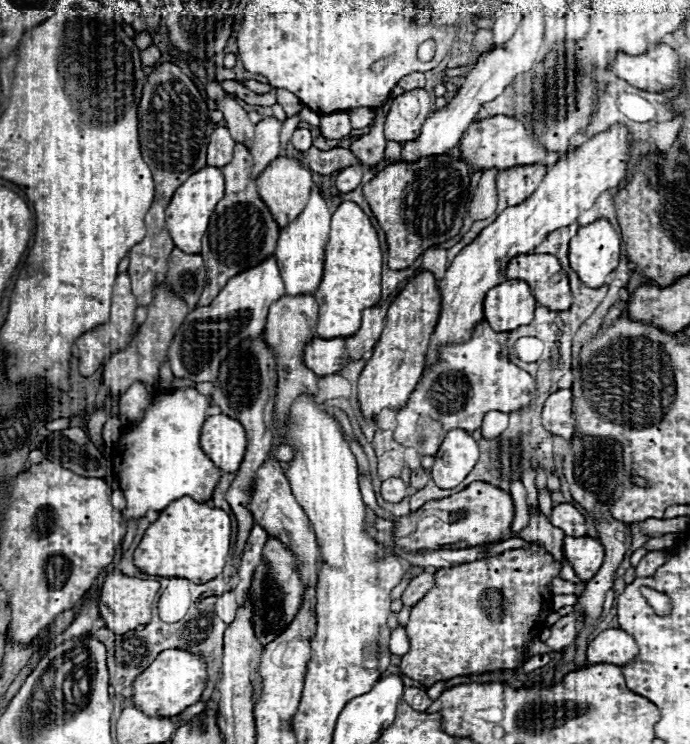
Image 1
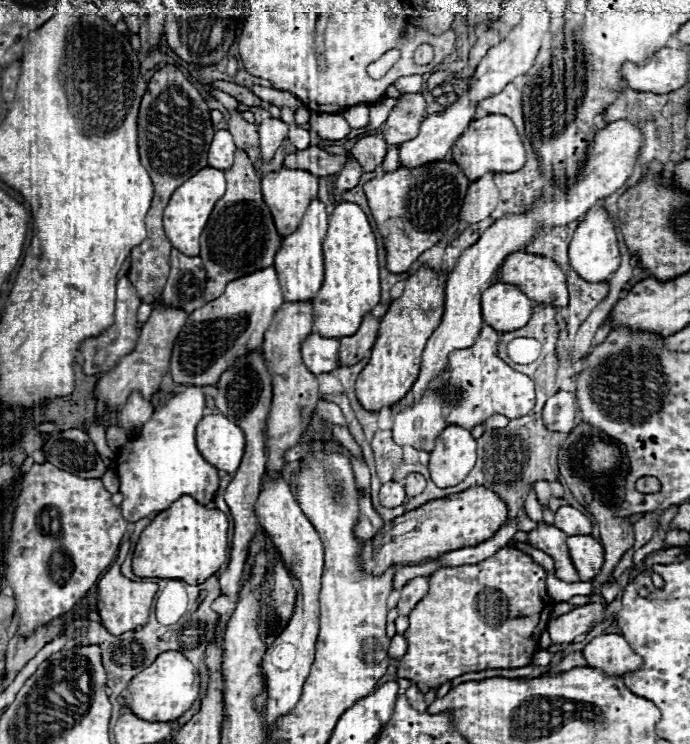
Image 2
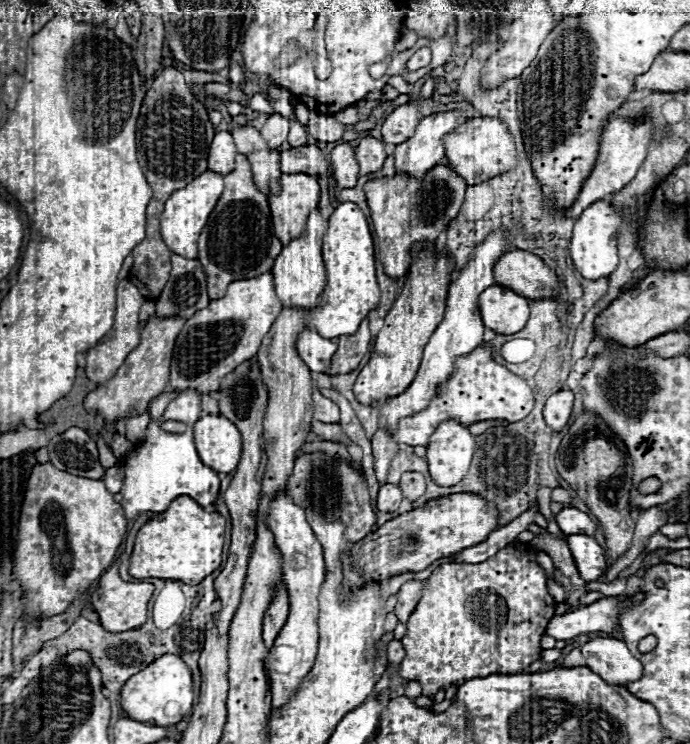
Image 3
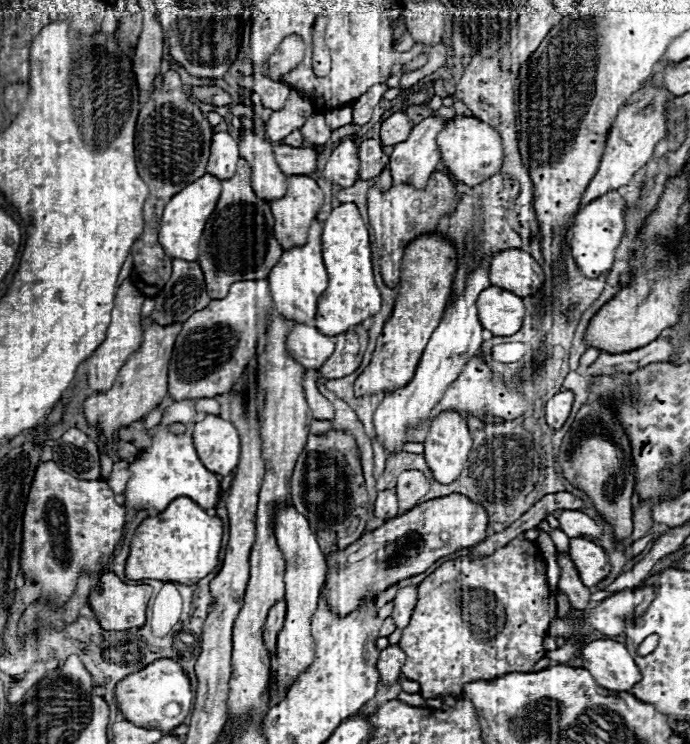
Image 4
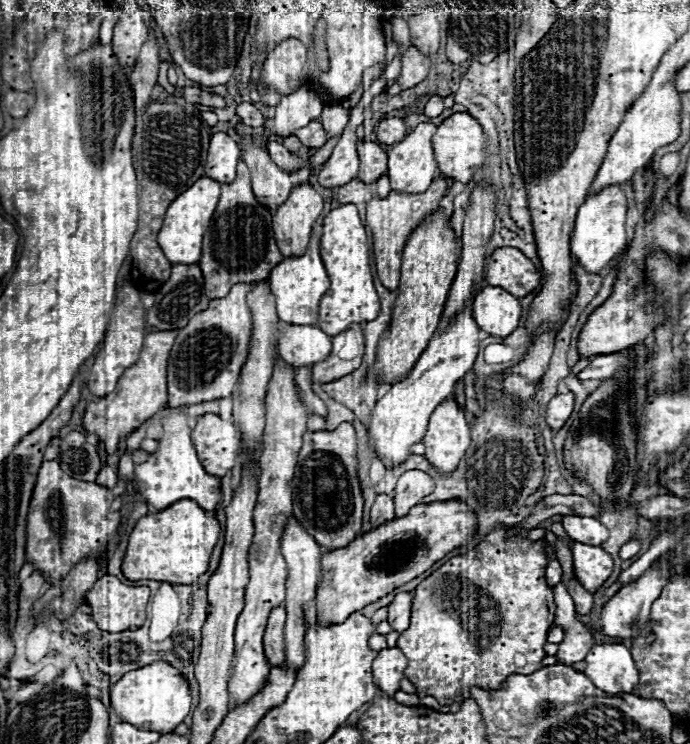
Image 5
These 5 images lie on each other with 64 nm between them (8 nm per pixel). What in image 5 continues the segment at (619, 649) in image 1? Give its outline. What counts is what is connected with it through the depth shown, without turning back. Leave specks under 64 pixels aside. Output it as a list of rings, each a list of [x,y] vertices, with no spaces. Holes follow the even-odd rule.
[[[594,644],[584,662],[586,676],[590,676],[596,688],[608,694],[632,692],[638,684],[638,670],[630,650],[622,644]]]

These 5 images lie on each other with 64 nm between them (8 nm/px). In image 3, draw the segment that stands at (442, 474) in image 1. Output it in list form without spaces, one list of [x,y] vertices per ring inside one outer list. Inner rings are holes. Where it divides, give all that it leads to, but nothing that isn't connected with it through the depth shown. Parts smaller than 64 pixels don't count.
[[[446,420],[430,436],[426,450],[432,480],[438,486],[454,486],[466,476],[476,444],[466,426]]]

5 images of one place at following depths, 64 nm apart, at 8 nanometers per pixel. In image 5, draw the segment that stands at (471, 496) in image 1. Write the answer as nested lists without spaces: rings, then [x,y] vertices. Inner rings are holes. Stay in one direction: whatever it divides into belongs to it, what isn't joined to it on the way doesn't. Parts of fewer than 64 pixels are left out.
[[[464,500],[418,504],[406,516],[394,518],[376,530],[362,534],[346,548],[322,554],[322,580],[314,602],[304,606],[306,624],[340,624],[352,612],[384,598],[394,588],[426,572],[448,552],[466,546],[478,532],[478,518]]]

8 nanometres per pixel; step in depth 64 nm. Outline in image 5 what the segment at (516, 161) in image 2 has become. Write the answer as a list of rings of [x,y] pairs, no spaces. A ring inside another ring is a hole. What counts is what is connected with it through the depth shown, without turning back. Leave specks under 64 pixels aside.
[[[466,112],[452,114],[438,126],[438,132],[434,134],[434,154],[436,154],[440,172],[444,176],[454,178],[456,182],[468,184],[470,180],[474,180],[476,172],[488,164],[488,156],[490,156],[490,152],[486,150],[488,144],[490,144],[488,136],[484,134],[482,126],[470,114]]]

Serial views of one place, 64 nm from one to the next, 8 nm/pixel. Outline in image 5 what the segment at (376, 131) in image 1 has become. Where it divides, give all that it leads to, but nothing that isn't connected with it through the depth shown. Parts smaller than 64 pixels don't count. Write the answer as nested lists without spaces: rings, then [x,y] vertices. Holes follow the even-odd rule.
[[[358,142],[358,154],[360,154],[360,172],[358,172],[358,178],[364,184],[372,184],[382,174],[386,174],[388,156],[380,148],[378,142]]]

